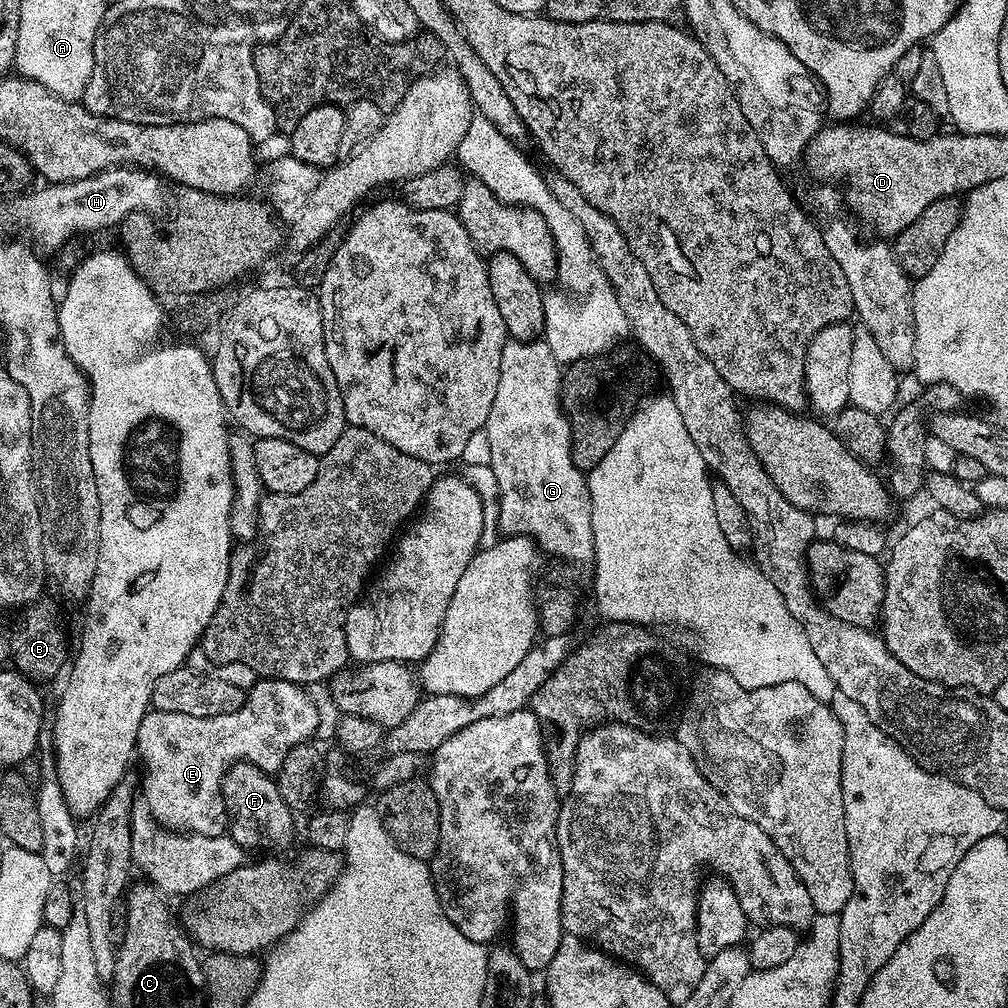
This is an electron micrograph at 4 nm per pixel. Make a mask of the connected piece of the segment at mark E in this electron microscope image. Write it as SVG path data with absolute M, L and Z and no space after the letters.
M267 678L257 679L251 688L247 689L244 704L238 711L230 714L218 714L210 718L194 718L190 714L174 714L173 712L158 712L149 710L142 718L142 726L138 726L138 738L136 739L135 755L138 760L144 763L144 776L142 772L142 800L147 804L148 809L154 814L157 822L165 828L171 828L173 832L193 832L199 836L222 836L229 831L228 811L224 805L224 799L220 793L220 787L224 781L224 776L233 764L247 762L258 766L263 772L275 774L279 772L282 762L286 762L286 754L294 750L294 746L309 743L313 739L312 735L316 732L316 727L320 724L320 712L316 709L316 704L307 696L305 689L298 684L291 684L285 680L270 680Z

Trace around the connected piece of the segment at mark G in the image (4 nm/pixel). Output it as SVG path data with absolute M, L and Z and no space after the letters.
M509 338L504 343L502 350L502 370L498 378L498 394L494 394L494 406L490 406L490 418L484 424L483 439L488 439L488 452L492 455L490 465L493 468L494 477L498 480L500 491L500 509L496 524L499 531L505 537L530 536L536 541L541 553L557 556L560 560L569 560L572 564L591 565L594 560L594 530L592 529L592 507L590 506L590 490L588 489L588 477L574 466L572 457L572 427L568 425L568 417L565 416L563 408L560 407L560 373L562 366L554 358L554 350L543 338L539 340L514 340Z

